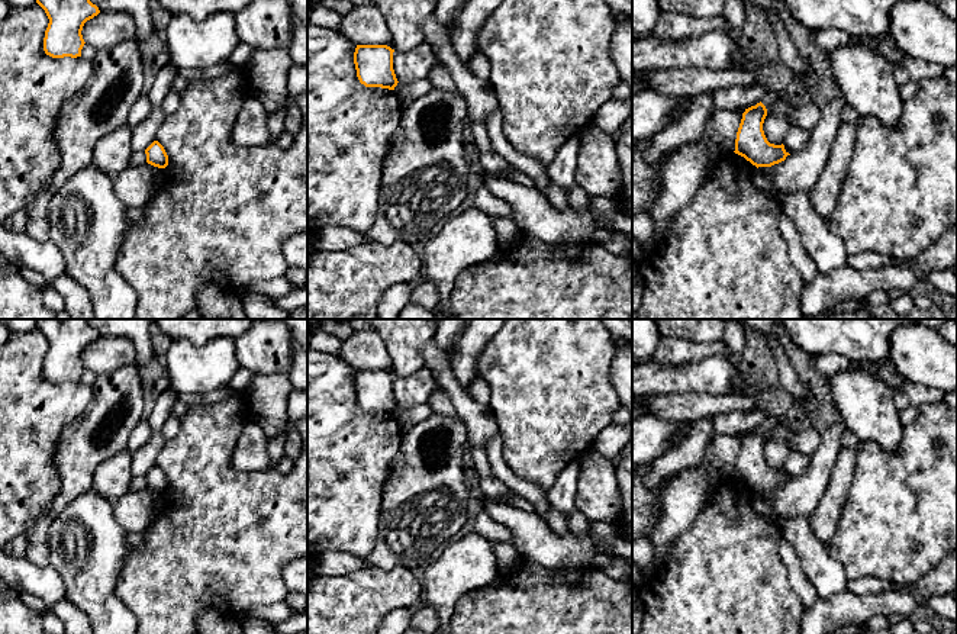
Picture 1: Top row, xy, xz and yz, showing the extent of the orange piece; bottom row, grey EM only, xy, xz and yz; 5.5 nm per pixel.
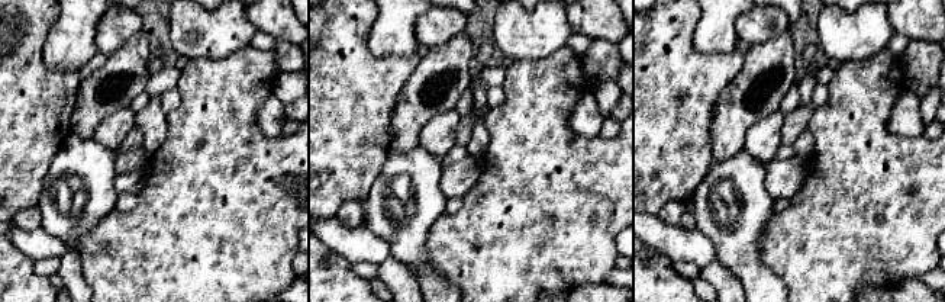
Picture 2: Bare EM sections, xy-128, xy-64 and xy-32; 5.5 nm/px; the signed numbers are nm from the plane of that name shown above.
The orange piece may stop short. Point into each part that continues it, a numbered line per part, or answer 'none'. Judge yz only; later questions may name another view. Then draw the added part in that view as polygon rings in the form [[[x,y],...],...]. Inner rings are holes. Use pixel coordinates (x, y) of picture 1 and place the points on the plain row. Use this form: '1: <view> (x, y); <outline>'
1: yz (770, 420); [[[767,413],[763,424],[761,424],[761,428],[766,431],[766,434],[768,434],[768,431],[776,427],[776,425],[782,425],[783,424],[783,418],[782,416],[777,416],[774,413]]]

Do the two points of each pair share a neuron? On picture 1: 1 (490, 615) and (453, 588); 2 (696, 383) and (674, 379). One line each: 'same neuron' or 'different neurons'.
1: different neurons
2: same neuron

